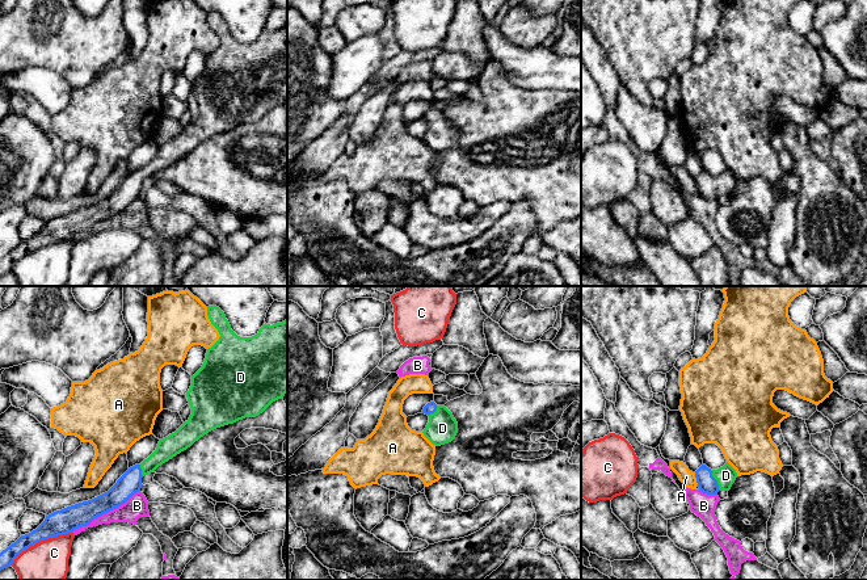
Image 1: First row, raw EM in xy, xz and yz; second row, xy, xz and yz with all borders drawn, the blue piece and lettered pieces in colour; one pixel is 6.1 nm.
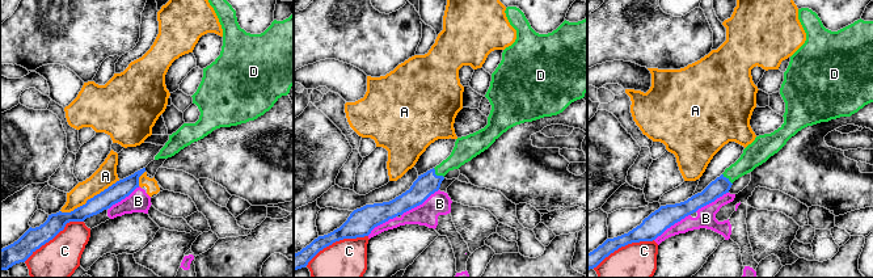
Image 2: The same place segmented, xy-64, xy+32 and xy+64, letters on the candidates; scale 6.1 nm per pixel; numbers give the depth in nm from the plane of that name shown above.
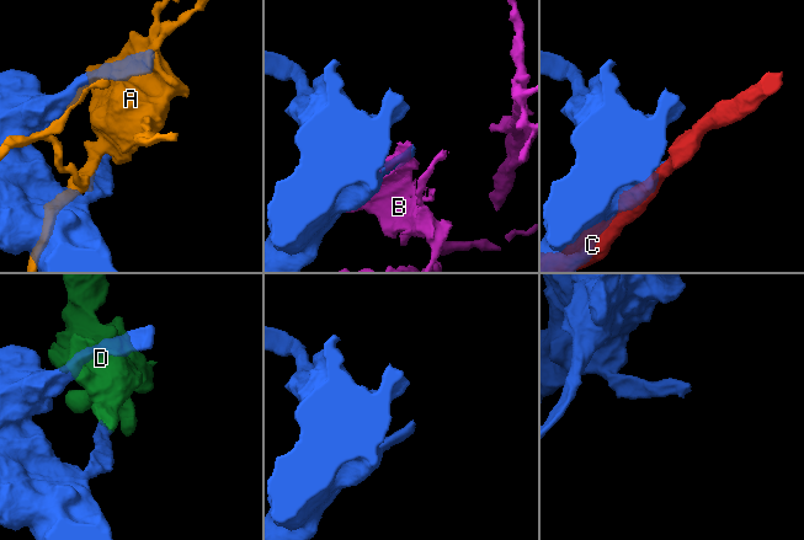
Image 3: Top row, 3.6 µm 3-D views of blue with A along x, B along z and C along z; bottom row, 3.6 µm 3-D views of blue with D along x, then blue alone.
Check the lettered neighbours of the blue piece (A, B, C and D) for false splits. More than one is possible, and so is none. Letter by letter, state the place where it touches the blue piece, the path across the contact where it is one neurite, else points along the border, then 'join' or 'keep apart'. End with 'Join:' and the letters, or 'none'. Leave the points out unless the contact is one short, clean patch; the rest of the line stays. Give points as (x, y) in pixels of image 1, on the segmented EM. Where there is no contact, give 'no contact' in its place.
A: contact yz (695, 476); keep apart
B: contact xy (105, 512); keep apart
C: contact xy (41, 539); keep apart
D: contact yz (716, 480); way yz (706, 482), (716, 480), (725, 475); join
Join: D

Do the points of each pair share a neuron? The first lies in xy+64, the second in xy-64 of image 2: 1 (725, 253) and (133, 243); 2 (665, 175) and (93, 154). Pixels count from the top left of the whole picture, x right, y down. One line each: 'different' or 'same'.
1: different
2: same

